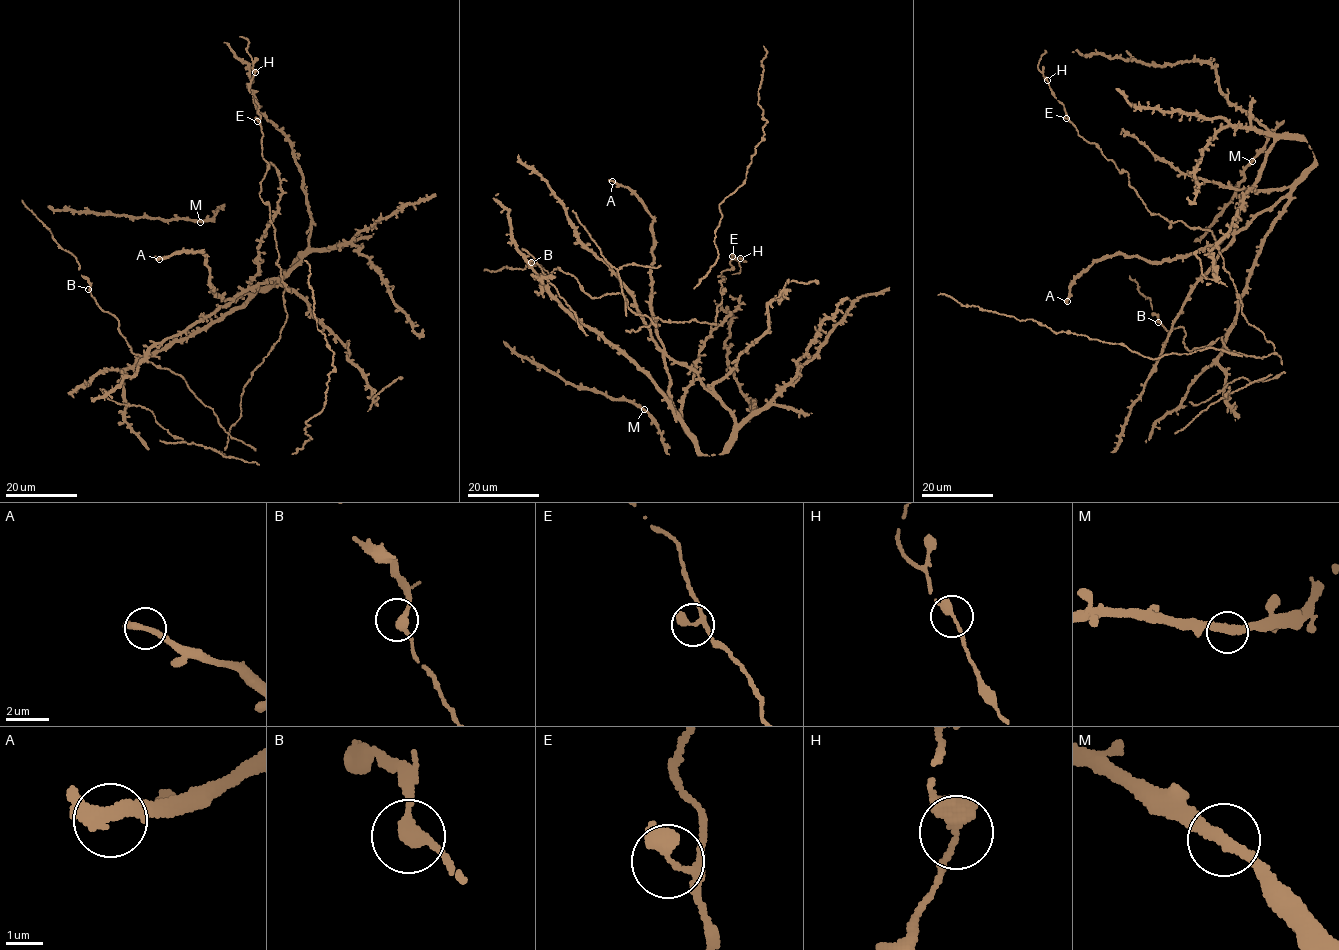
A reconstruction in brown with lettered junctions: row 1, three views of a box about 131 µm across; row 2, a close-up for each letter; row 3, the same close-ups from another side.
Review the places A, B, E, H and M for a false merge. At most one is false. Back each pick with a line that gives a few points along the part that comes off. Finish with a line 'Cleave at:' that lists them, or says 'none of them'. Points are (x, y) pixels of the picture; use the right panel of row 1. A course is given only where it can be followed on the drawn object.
Cleave at: none of them

